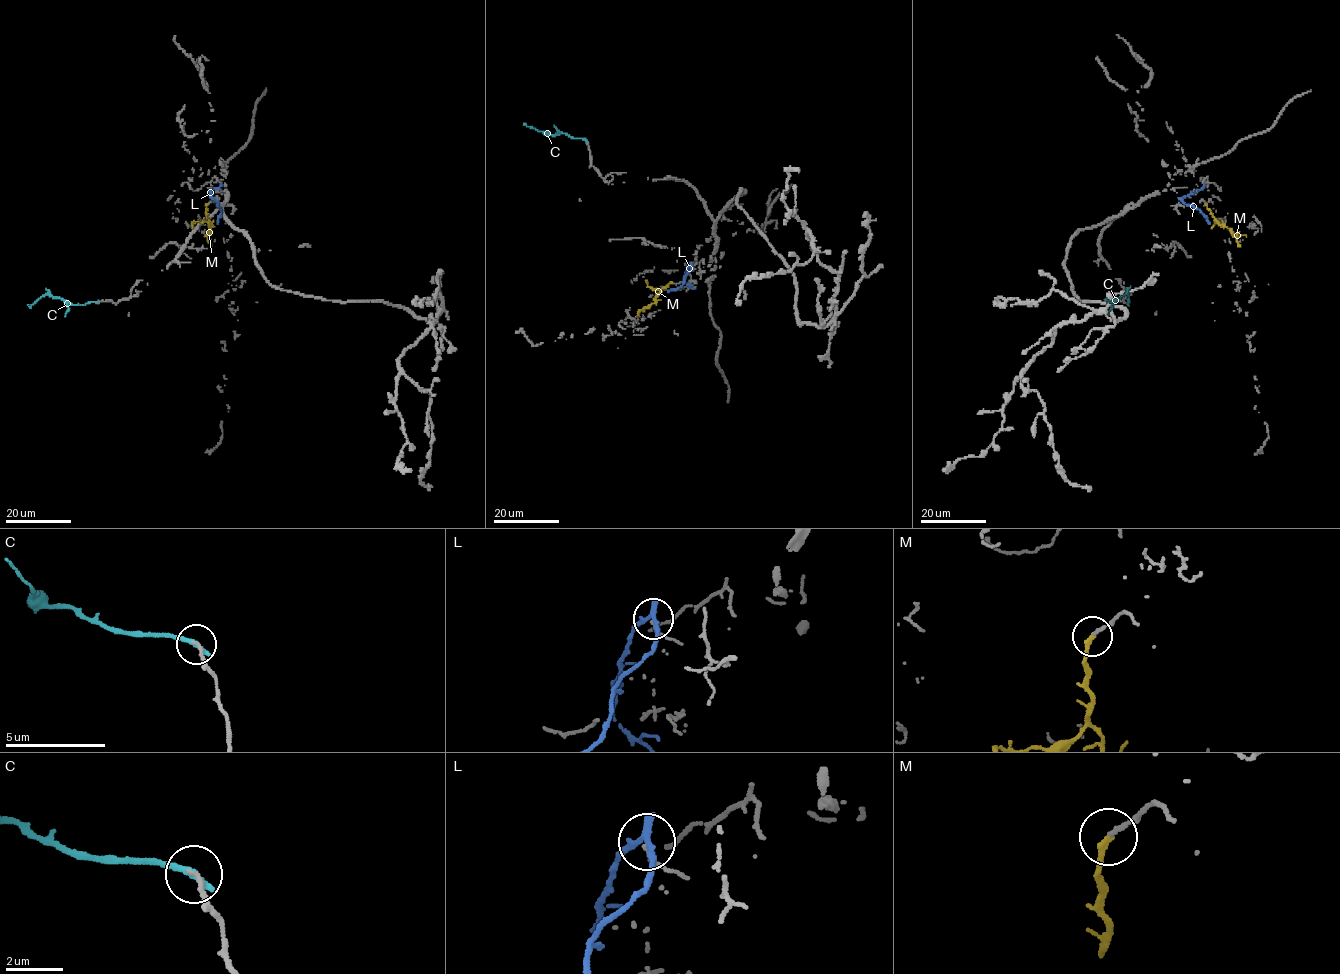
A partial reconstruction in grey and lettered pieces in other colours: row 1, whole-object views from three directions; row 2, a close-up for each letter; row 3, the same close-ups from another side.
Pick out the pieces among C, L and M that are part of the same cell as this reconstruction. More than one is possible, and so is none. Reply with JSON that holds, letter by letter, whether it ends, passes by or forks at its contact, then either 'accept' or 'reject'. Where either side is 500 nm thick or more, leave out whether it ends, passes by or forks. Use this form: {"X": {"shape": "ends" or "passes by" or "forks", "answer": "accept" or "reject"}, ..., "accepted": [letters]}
{"C": {"shape": "ends", "answer": "reject"}, "L": {"shape": "passes by", "answer": "reject"}, "M": {"shape": "ends", "answer": "reject"}, "accepted": []}

